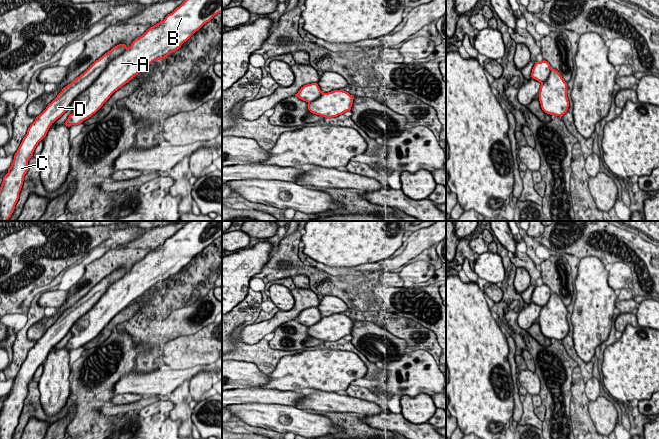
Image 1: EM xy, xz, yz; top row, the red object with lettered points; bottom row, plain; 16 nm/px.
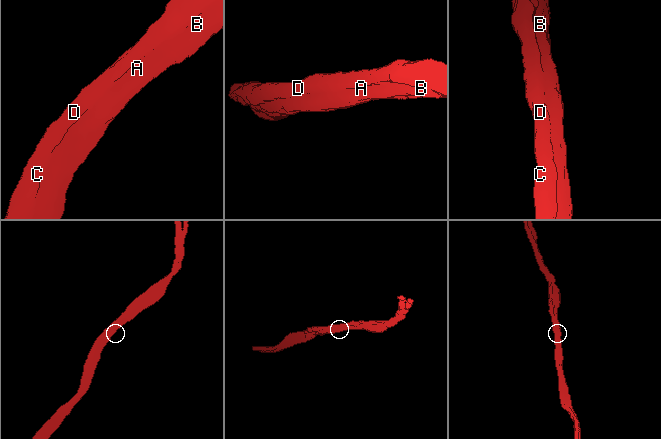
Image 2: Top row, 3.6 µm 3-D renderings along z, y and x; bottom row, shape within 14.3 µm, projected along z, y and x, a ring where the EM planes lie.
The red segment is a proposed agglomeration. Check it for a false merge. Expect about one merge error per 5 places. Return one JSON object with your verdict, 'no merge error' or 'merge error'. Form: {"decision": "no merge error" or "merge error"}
{"decision": "no merge error"}

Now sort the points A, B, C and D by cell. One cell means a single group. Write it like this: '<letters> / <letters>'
A B C D

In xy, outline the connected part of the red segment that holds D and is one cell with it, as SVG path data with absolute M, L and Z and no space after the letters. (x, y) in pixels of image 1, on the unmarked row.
M188 221L163 245L150 251L142 260L136 262L130 271L119 268L96 284L83 298L62 313L57 321L48 328L46 333L36 341L23 362L8 397L3 401L0 411L0 439L12 439L19 423L24 400L28 395L28 385L38 367L46 360L50 350L60 342L68 332L73 334L64 347L66 350L81 348L95 338L110 320L128 307L138 297L147 292L153 285L162 284L209 246L215 239L222 236L222 221Z

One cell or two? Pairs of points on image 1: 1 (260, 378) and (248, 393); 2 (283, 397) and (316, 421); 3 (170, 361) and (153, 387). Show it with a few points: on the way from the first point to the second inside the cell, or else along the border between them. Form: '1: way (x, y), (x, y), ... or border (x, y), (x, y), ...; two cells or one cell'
1: border (255, 386), (232, 389); two cells
2: border (271, 403), (295, 406); two cells
3: border (160, 364), (172, 369), (189, 367); two cells

